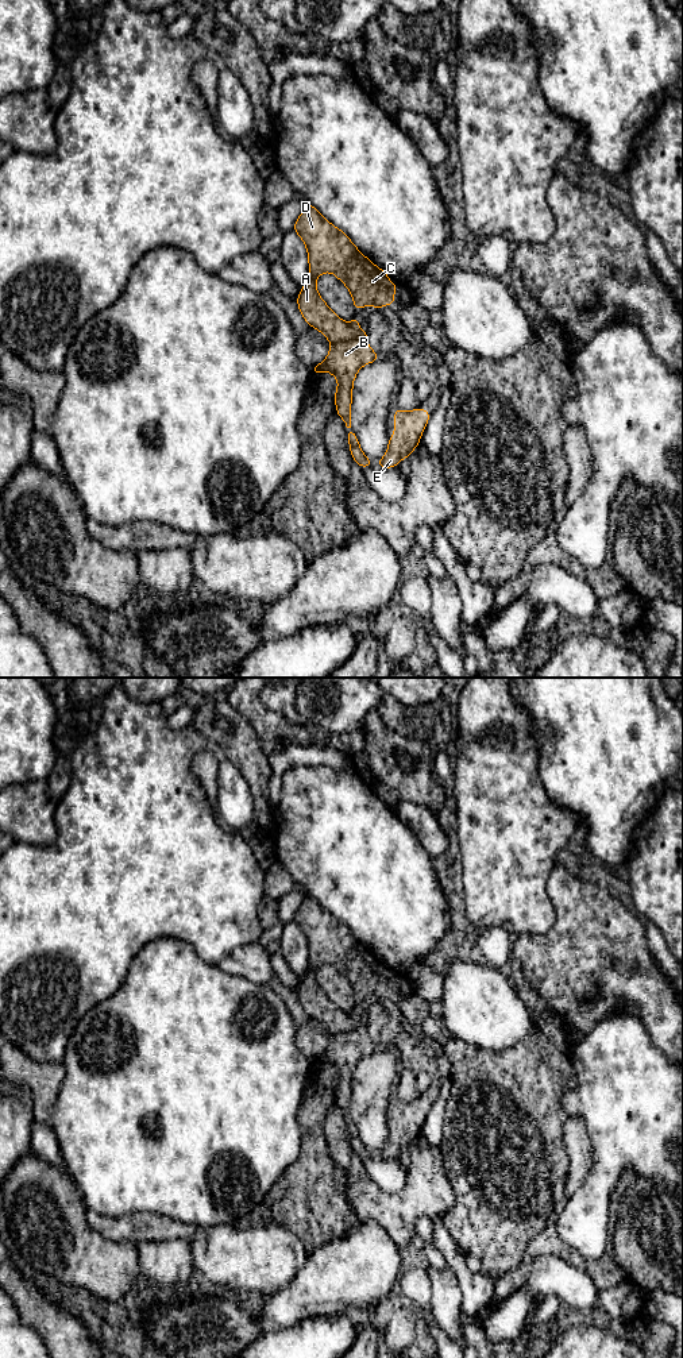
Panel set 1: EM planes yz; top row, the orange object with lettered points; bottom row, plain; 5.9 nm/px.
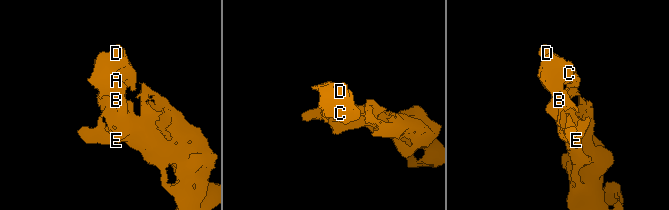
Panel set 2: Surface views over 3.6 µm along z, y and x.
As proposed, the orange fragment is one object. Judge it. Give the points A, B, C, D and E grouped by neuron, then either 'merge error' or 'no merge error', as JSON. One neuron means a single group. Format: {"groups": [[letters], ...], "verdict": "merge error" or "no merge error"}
{"groups": [["A", "C", "D"], ["B", "E"]], "verdict": "merge error"}

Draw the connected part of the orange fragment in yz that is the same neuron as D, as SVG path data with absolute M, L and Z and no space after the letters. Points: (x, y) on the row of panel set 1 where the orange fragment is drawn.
M306 204L293 229L305 243L309 262L308 281L297 297L297 305L305 321L331 344L354 339L360 328L356 316L346 323L320 297L316 288L320 274L332 273L347 286L355 310L366 305L377 309L394 306L398 285L366 258L342 229L323 217L316 207Z

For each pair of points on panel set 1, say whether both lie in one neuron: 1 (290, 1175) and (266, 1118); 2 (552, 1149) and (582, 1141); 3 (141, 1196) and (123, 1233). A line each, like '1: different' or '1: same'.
1: different
2: different
3: different

